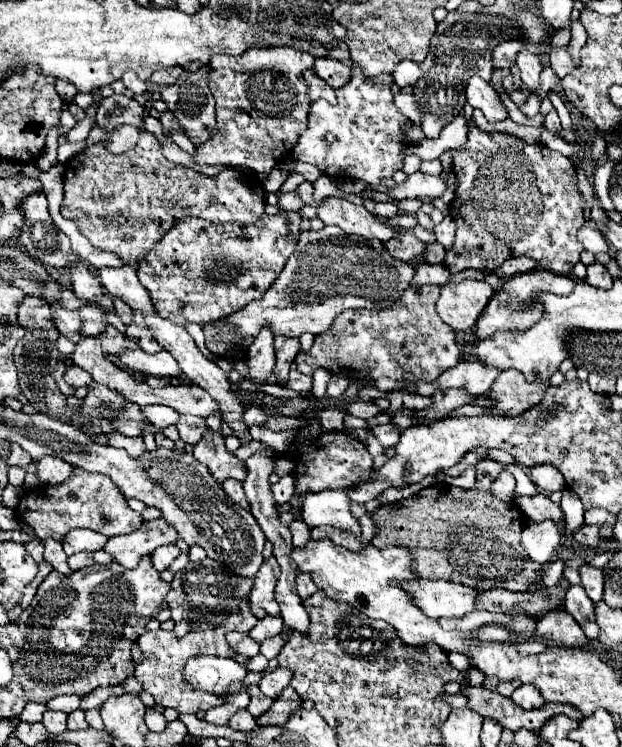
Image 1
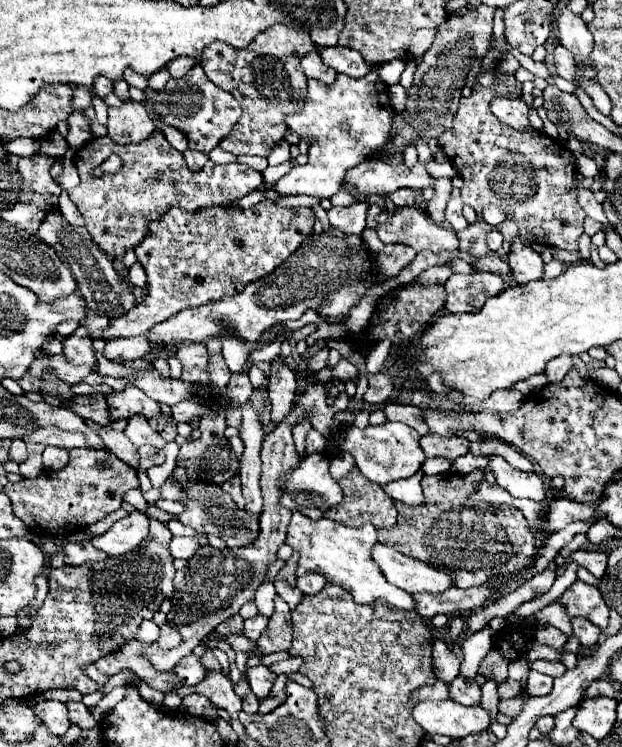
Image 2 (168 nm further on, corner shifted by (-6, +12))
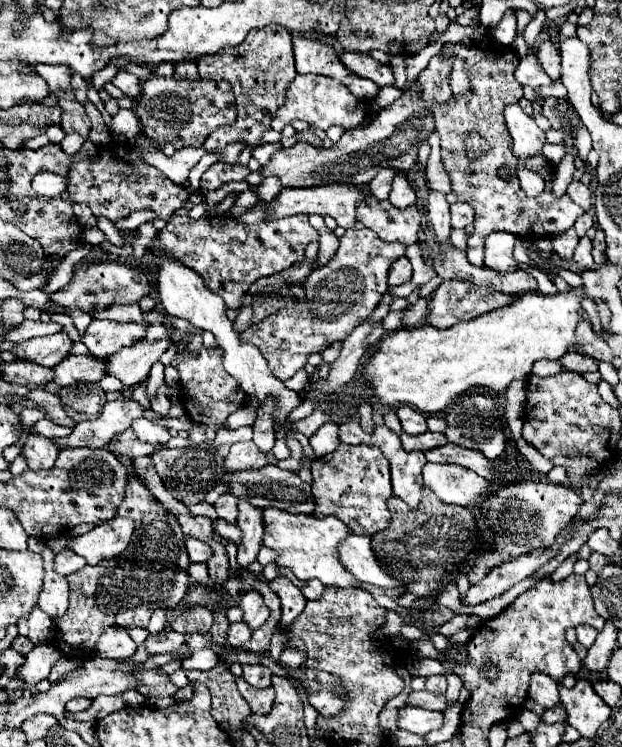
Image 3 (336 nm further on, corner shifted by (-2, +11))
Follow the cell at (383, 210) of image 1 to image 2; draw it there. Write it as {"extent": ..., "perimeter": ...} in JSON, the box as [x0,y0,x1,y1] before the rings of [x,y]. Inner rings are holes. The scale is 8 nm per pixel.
{"extent":[388,188,414,208],"perimeter":[[[400,188],[392,194],[388,194],[388,200],[396,206],[396,208],[404,208],[404,206],[414,206],[414,190],[410,188]]]}

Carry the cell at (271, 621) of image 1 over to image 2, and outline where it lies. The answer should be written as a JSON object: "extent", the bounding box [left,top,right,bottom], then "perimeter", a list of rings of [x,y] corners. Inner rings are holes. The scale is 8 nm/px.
{"extent":[242,616,268,640],"perimeter":[[[254,616],[250,620],[244,620],[244,628],[242,628],[242,634],[248,638],[248,640],[258,640],[260,638],[260,632],[264,630],[264,624],[268,624],[268,618],[266,616]]]}

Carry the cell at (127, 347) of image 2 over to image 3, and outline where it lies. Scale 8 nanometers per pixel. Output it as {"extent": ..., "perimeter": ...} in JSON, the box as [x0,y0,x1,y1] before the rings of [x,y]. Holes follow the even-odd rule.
{"extent":[54,355,108,387],"perimeter":[[[70,355],[54,367],[54,381],[62,387],[74,383],[98,383],[108,375],[104,373],[104,365],[108,365],[108,359],[96,361],[96,357],[88,355]]]}

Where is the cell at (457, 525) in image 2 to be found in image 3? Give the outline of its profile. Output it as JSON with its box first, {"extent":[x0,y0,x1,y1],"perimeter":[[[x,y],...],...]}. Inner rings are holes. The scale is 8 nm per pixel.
{"extent":[372,487,484,597],"perimeter":[[[422,487],[422,501],[418,509],[408,509],[398,497],[388,499],[388,509],[392,513],[390,527],[372,535],[374,553],[384,569],[388,569],[400,581],[412,581],[408,591],[416,597],[440,595],[448,581],[458,573],[470,571],[474,559],[482,553],[484,541],[478,529],[478,507],[460,507],[440,501],[432,489]]]}

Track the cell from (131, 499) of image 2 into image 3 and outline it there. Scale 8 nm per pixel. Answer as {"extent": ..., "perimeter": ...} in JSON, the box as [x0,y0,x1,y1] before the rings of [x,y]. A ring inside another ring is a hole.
{"extent":[54,459,190,659],"perimeter":[[[120,459],[124,461],[124,465],[128,465],[130,483],[126,485],[126,495],[120,503],[118,513],[134,519],[136,533],[128,549],[120,553],[120,557],[104,559],[100,561],[100,565],[86,565],[84,569],[72,573],[72,577],[66,577],[70,583],[70,605],[62,617],[54,619],[54,647],[70,659],[90,657],[96,649],[98,637],[108,627],[116,625],[124,629],[146,629],[152,611],[176,607],[190,585],[190,579],[186,575],[190,559],[186,555],[184,535],[176,517],[168,513],[160,503],[154,503],[150,491],[134,475],[132,459]]]}

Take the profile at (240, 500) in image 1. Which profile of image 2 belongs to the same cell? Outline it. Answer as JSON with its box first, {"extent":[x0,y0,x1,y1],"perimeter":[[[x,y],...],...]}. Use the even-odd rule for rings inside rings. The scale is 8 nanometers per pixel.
{"extent":[222,476,244,508],"perimeter":[[[238,476],[224,482],[222,488],[224,488],[224,492],[228,492],[232,496],[232,500],[238,504],[238,508],[244,508],[244,498],[242,498],[242,492],[240,492],[240,478]]]}

